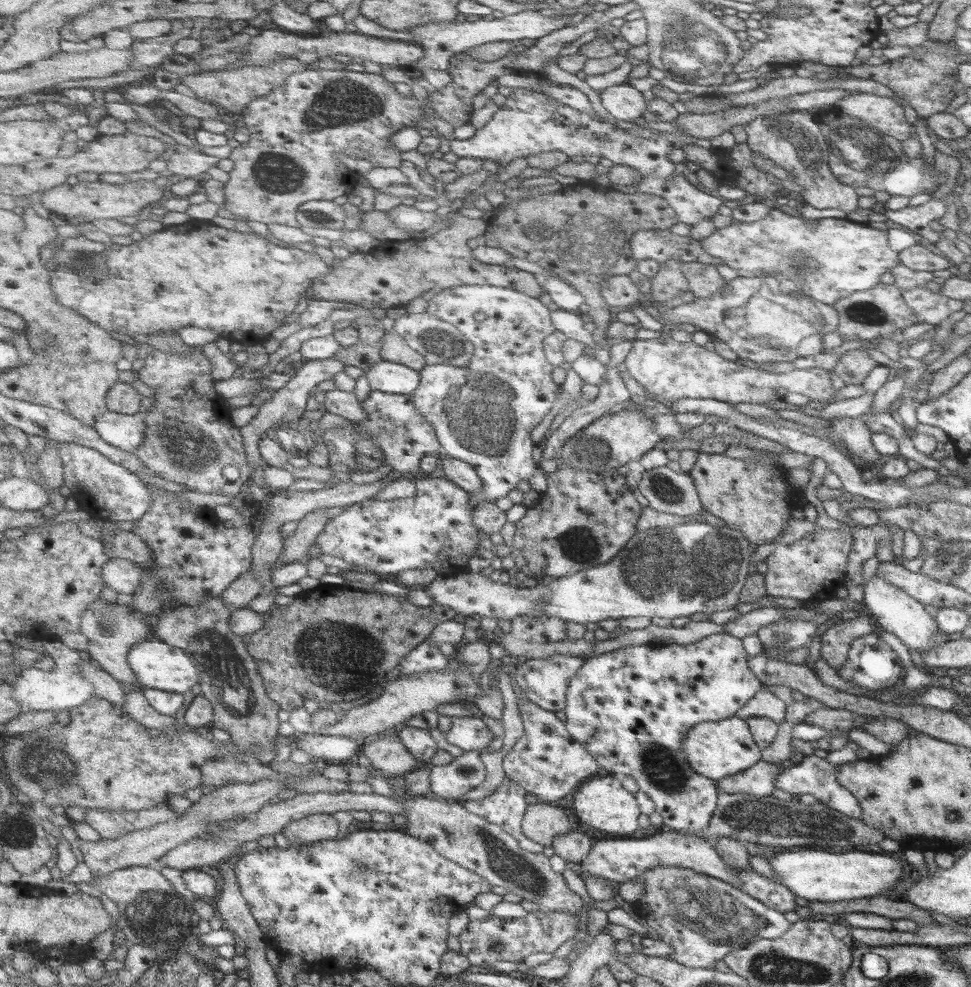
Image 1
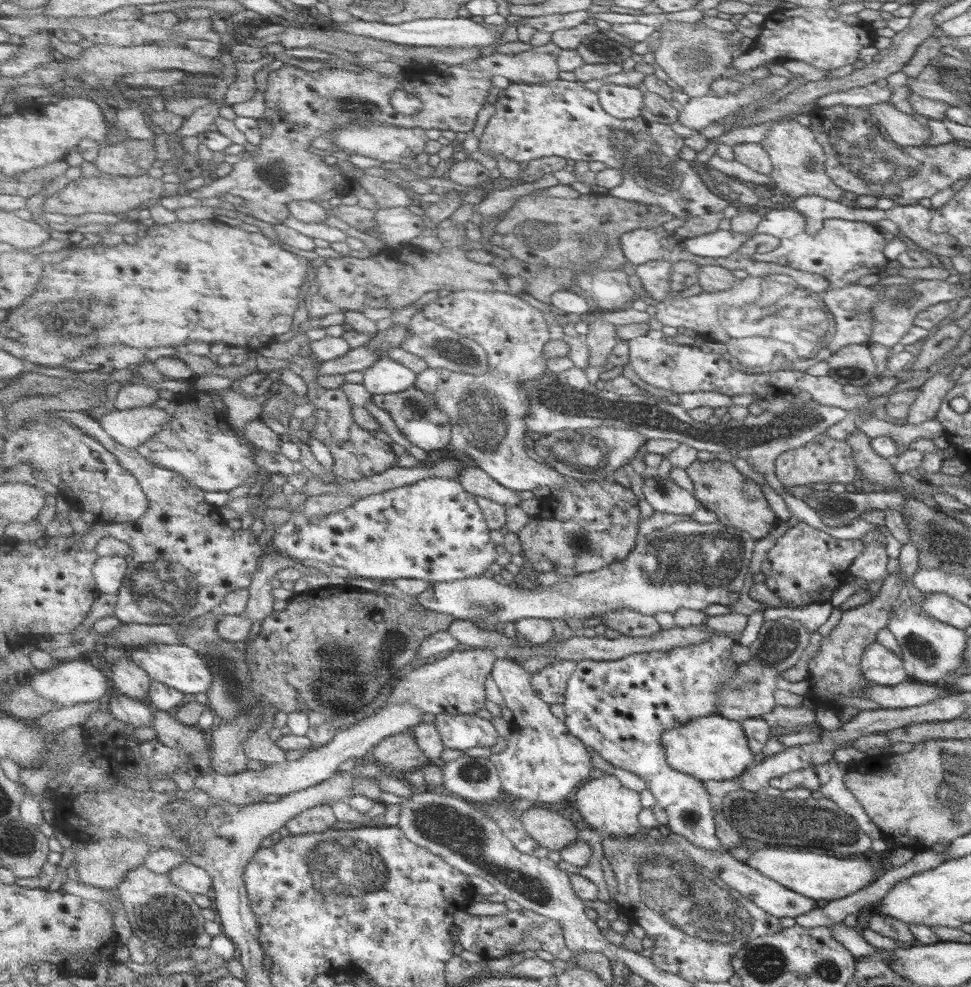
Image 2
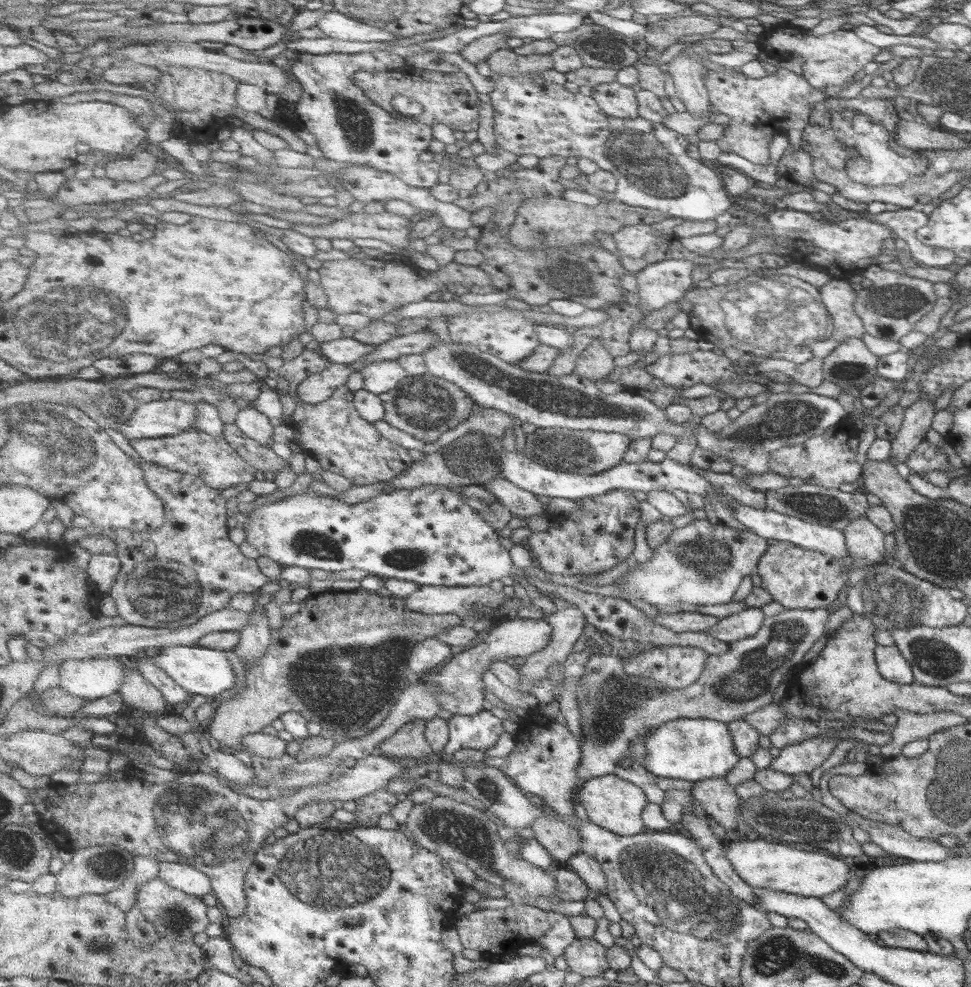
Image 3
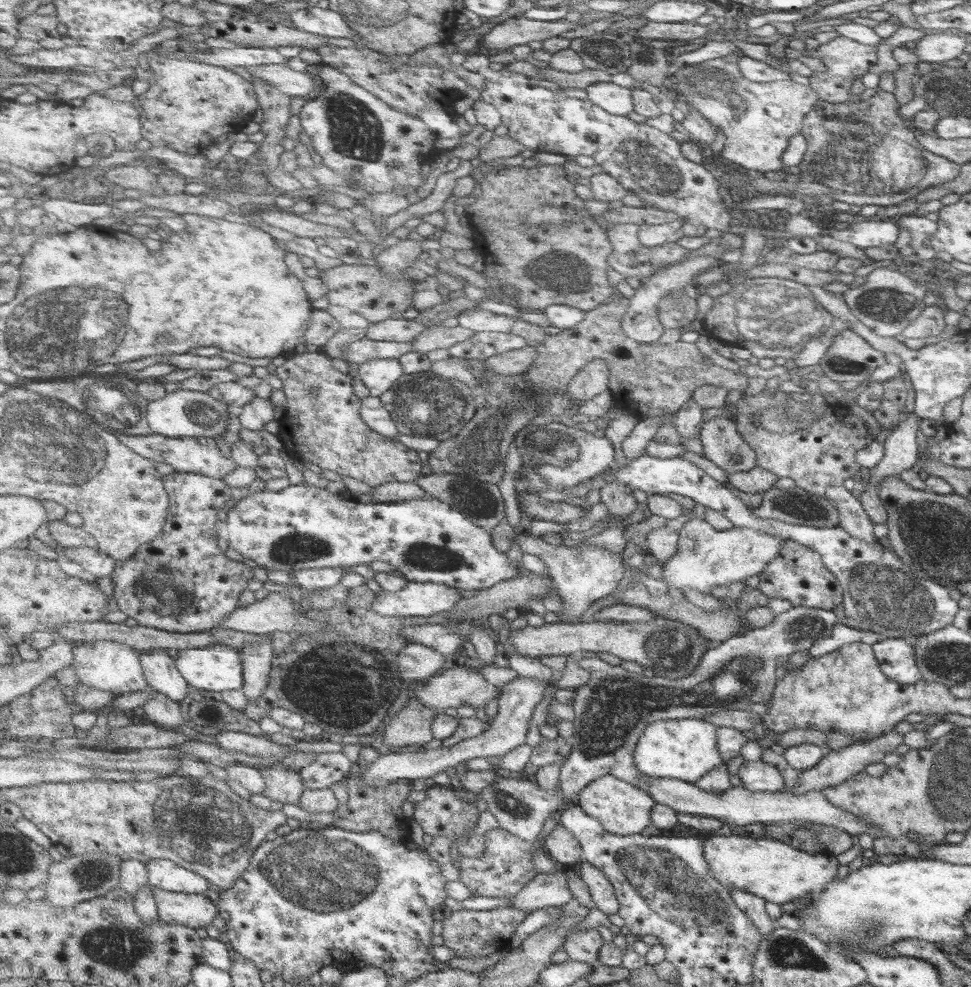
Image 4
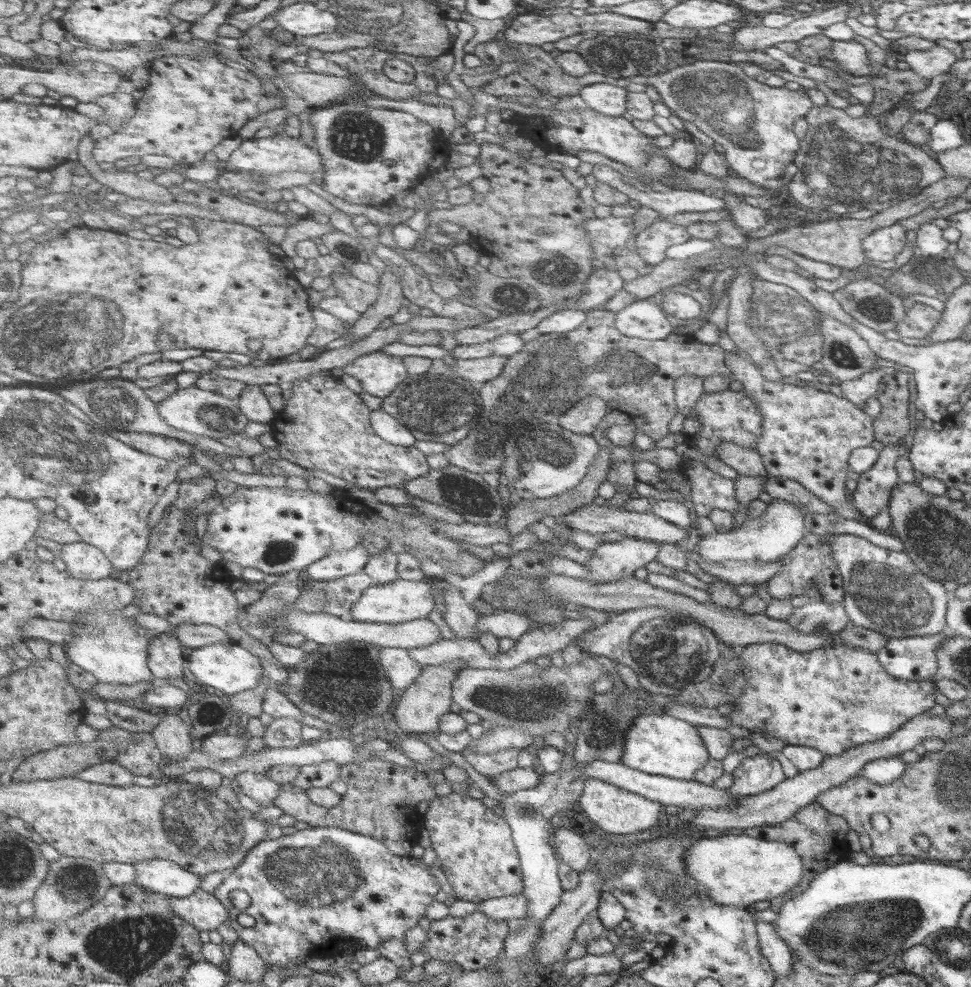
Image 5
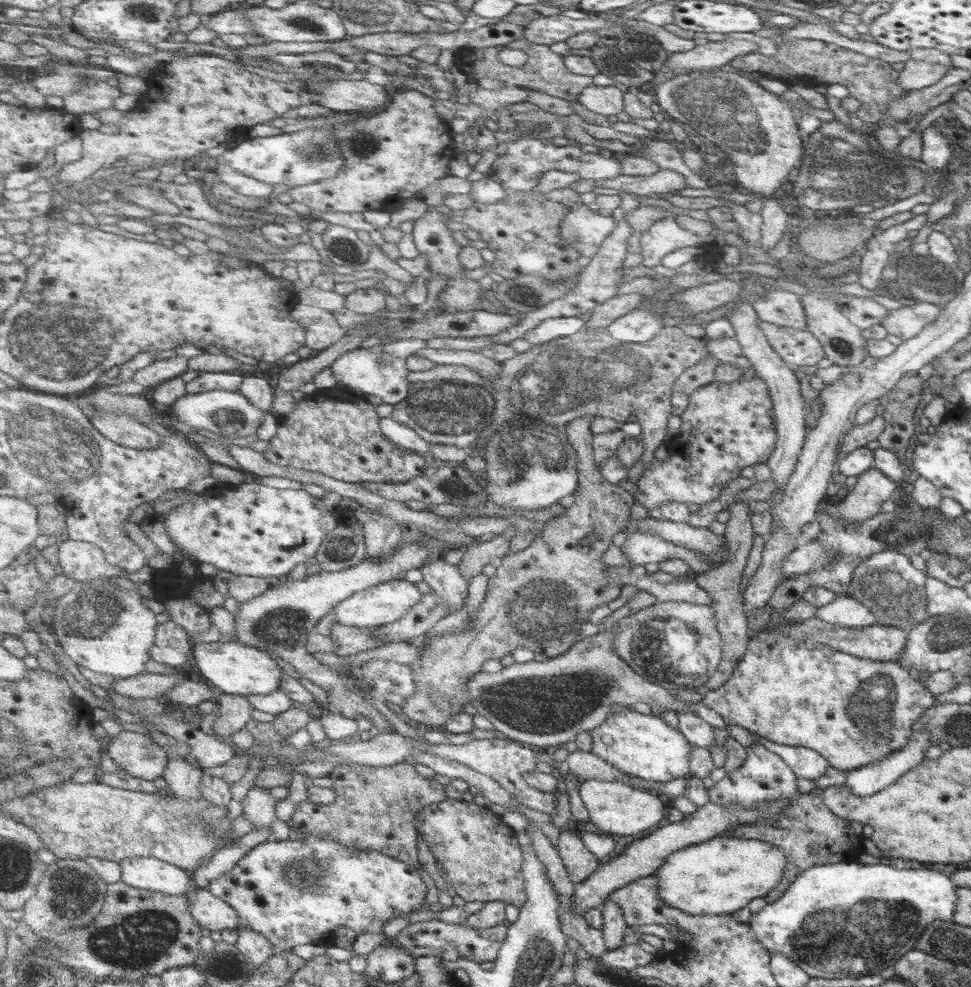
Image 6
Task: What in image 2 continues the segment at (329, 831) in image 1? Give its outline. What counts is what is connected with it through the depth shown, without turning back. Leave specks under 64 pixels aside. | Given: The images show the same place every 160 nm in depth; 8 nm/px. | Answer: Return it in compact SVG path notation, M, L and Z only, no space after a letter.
M331 805L316 806L306 813L300 814L298 818L294 818L287 828L292 835L314 834L332 829L332 826L338 824L338 821L338 816Z

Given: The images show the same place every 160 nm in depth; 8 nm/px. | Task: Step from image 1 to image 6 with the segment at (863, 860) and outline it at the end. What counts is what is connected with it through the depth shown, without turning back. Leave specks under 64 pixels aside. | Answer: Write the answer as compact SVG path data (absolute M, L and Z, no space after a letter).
M727 835L679 850L654 875L661 878L660 894L669 905L693 915L730 915L745 909L756 898L765 898L782 880L787 859L785 851L773 844Z

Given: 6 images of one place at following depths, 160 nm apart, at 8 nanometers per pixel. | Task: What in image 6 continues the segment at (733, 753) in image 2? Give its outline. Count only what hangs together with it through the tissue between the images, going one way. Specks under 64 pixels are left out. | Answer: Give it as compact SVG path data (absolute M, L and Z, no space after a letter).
M630 708L619 714L612 714L605 724L591 732L591 736L594 754L649 782L672 782L691 772L692 745L678 727L672 728L660 715L642 714Z

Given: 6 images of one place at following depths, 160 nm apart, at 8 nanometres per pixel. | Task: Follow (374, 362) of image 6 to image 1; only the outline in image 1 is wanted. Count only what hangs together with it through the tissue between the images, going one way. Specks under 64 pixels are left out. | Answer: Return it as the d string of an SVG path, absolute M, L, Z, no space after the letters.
M382 361L366 374L373 389L388 394L414 395L423 381L421 371L392 361Z

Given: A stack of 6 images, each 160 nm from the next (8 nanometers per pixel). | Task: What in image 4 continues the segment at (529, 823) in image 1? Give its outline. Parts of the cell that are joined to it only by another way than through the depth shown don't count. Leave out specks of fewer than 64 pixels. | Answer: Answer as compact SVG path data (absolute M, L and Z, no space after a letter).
M557 825L546 836L545 848L554 860L567 865L579 865L584 861L585 850L581 840L566 825Z

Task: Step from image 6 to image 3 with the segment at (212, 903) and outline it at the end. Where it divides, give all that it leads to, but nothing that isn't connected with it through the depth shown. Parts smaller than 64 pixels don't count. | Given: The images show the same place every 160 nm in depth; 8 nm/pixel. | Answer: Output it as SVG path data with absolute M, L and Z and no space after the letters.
M162 877L150 880L140 887L137 908L144 912L145 917L156 925L156 930L162 938L169 938L170 942L194 940L196 934L202 934L212 924L208 918L208 904L202 897L188 894L183 890L170 886Z

